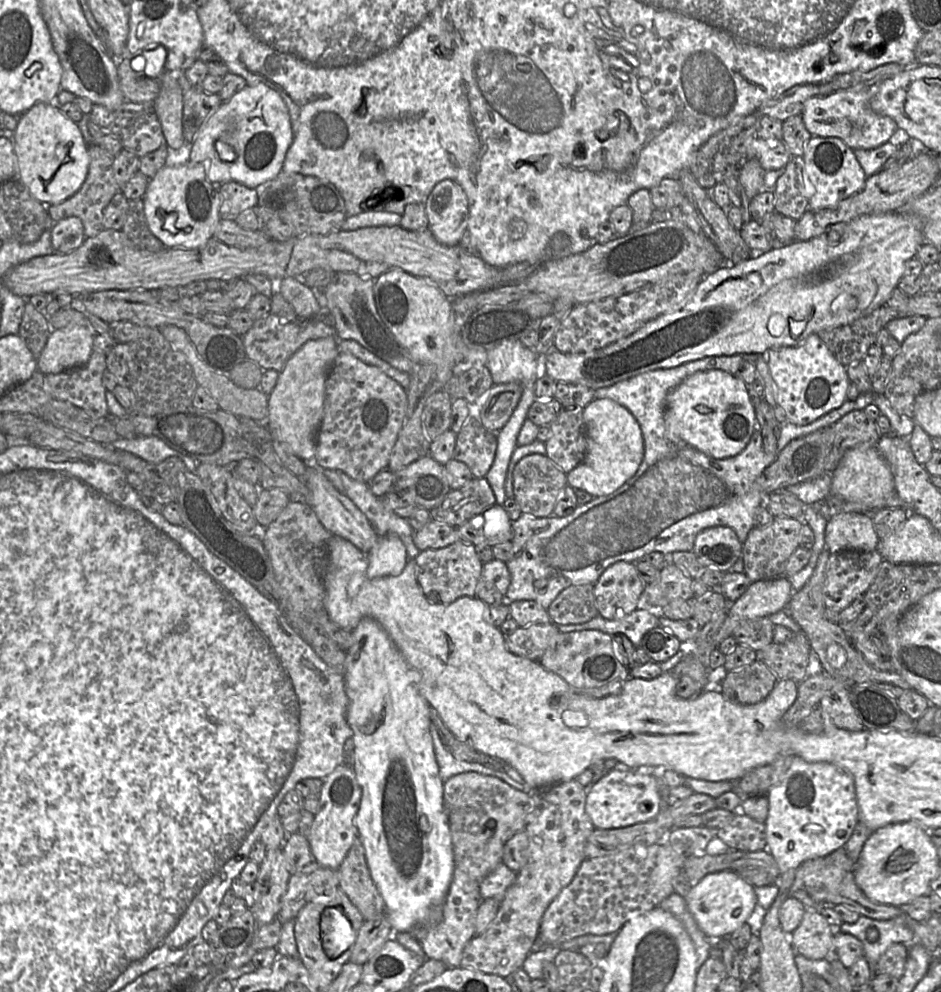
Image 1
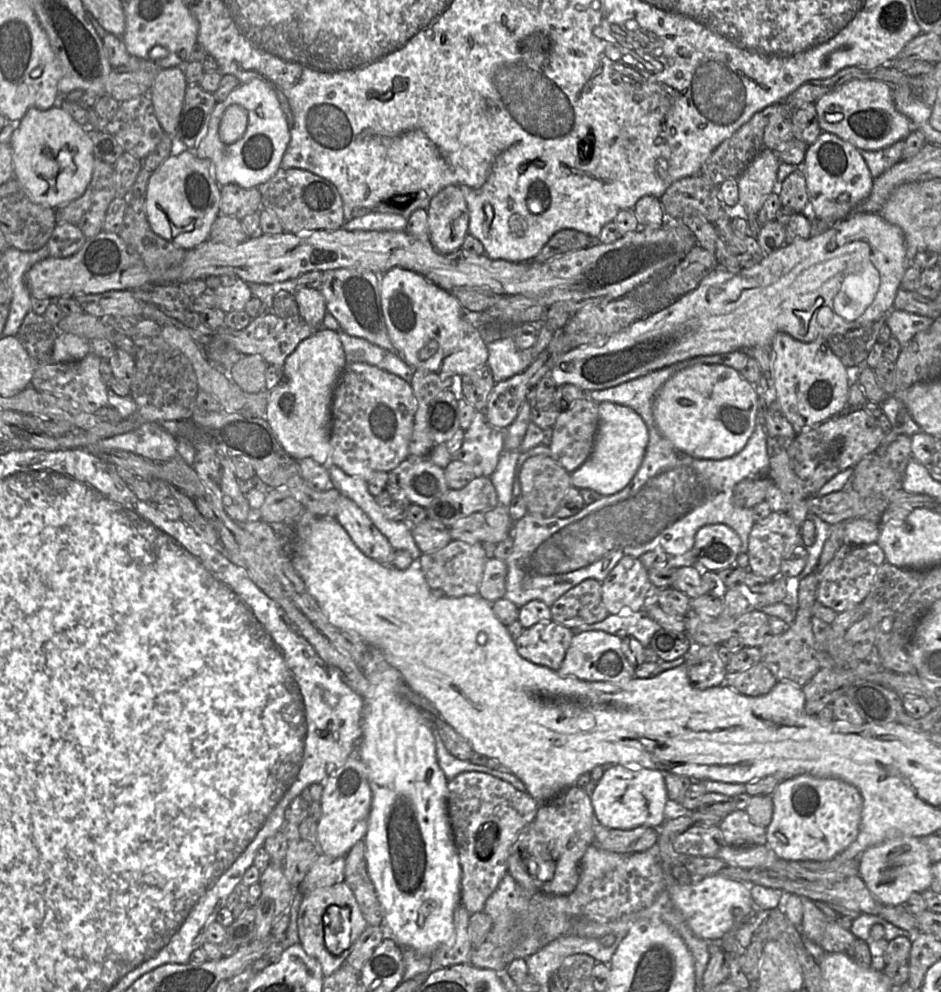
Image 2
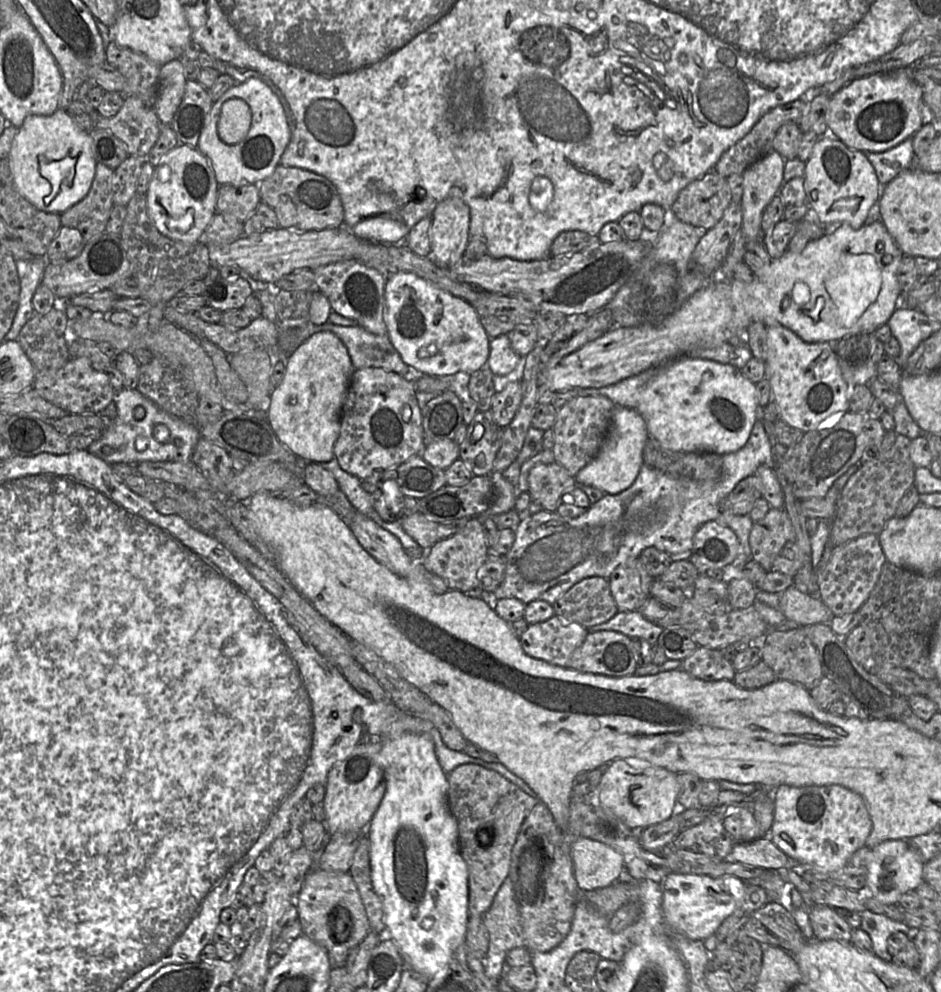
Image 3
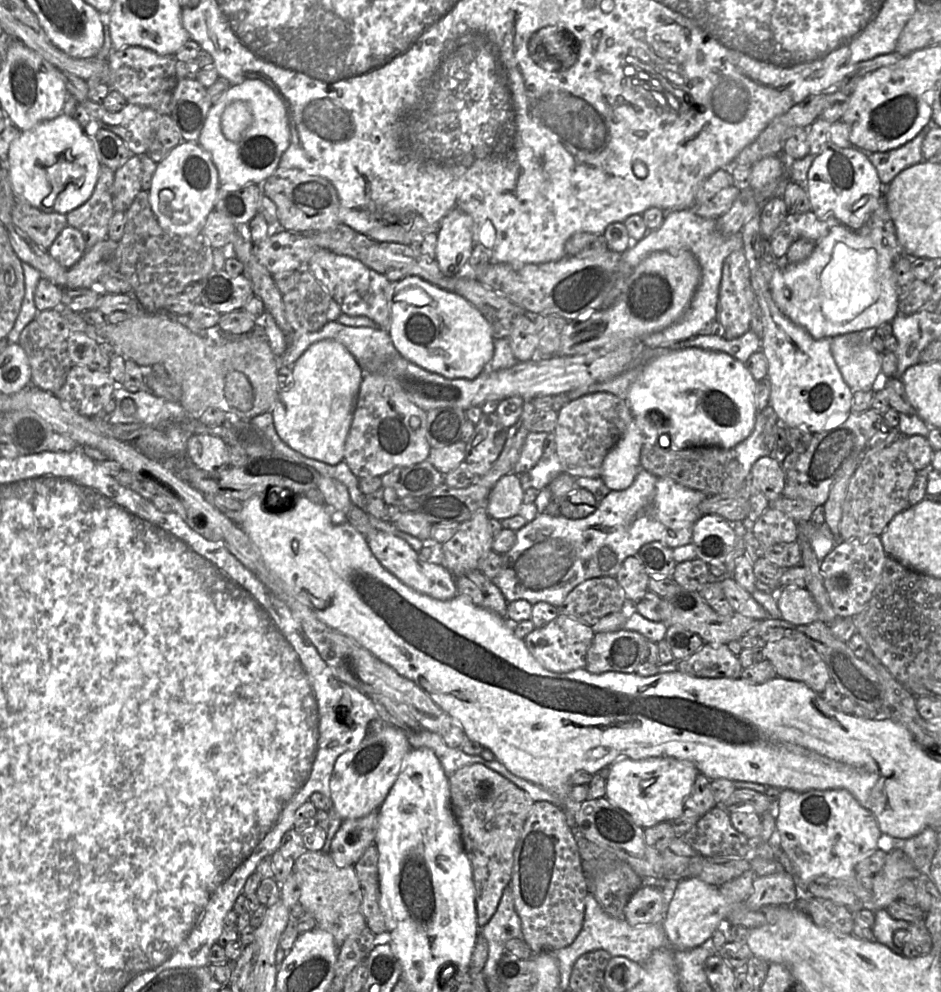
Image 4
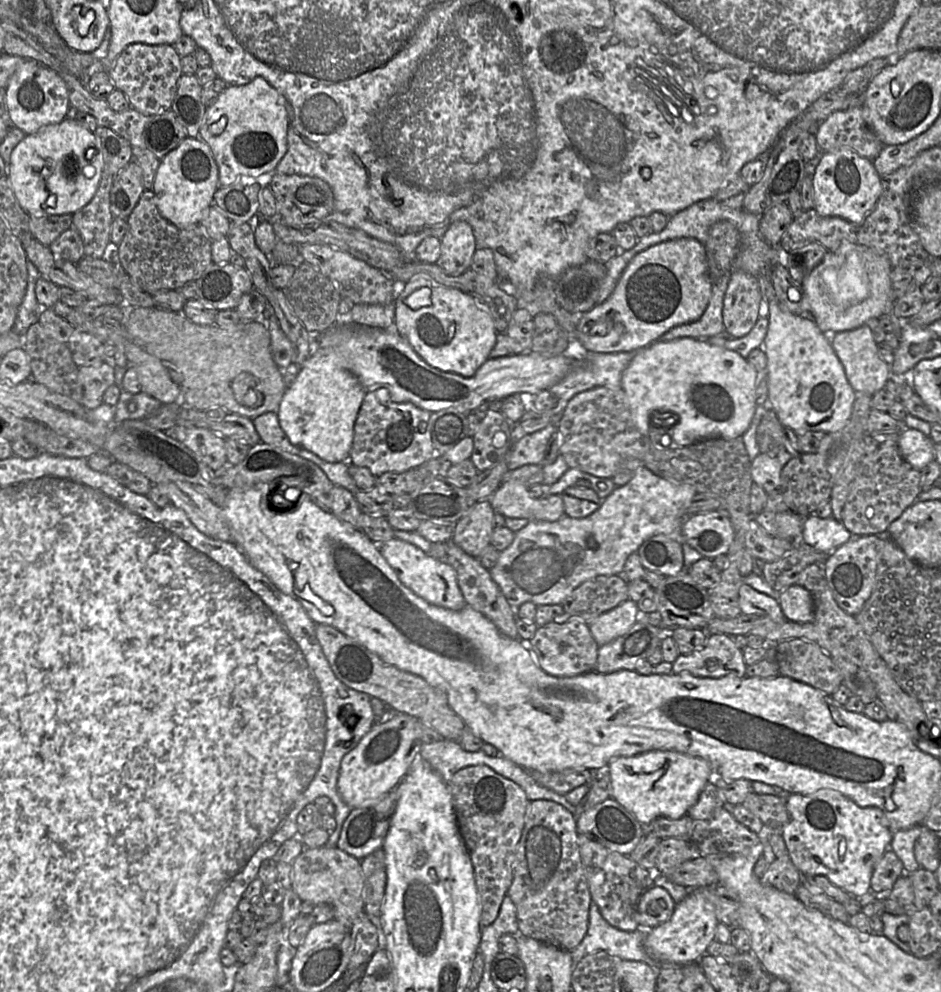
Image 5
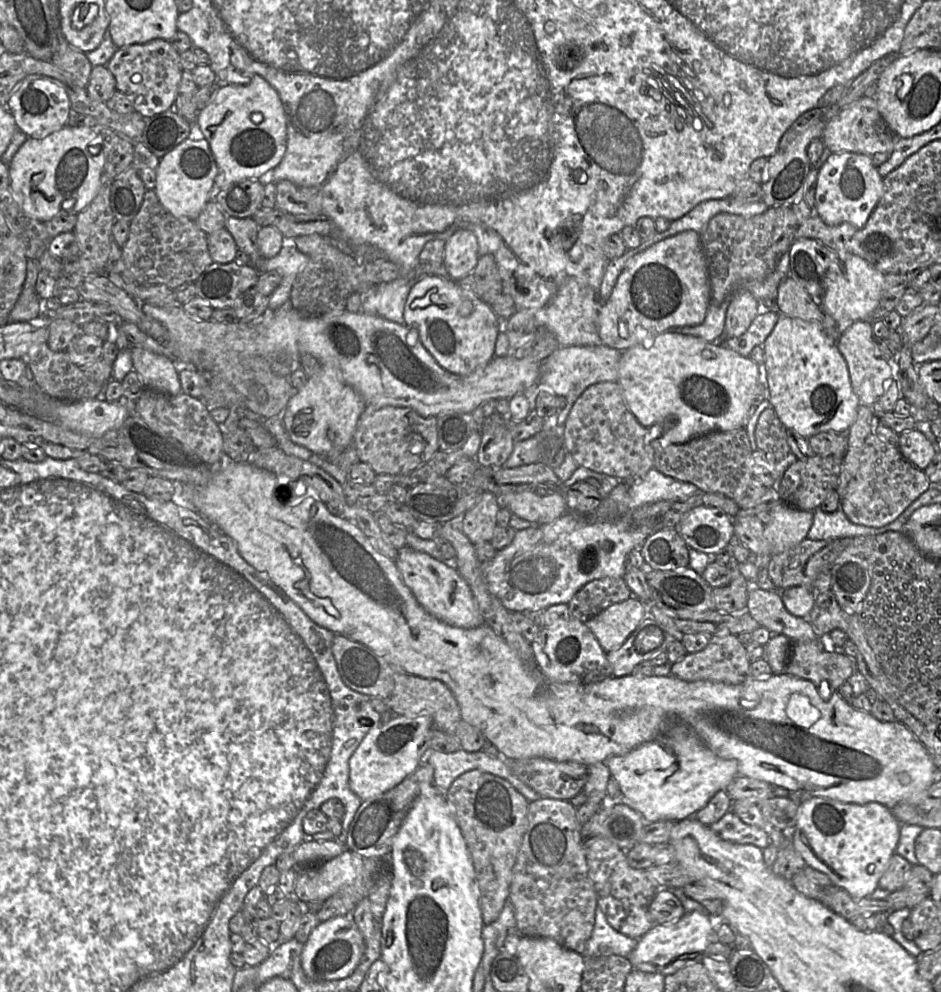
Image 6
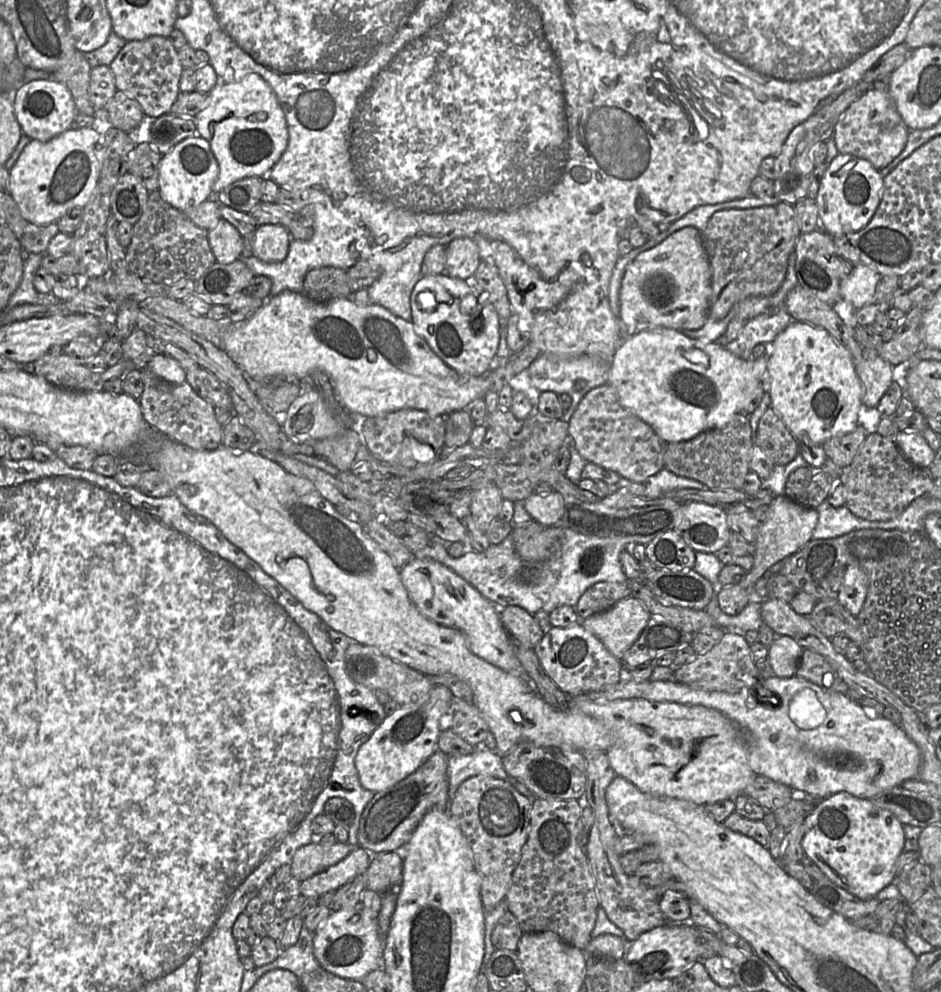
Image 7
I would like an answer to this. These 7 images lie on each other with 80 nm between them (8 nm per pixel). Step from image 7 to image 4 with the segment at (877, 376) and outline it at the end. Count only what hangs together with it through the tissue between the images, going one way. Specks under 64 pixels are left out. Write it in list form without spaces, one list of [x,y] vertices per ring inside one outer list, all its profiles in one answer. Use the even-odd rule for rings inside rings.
[[[876,328],[834,336],[830,342],[833,358],[843,380],[854,391],[873,391],[881,362],[872,347]]]

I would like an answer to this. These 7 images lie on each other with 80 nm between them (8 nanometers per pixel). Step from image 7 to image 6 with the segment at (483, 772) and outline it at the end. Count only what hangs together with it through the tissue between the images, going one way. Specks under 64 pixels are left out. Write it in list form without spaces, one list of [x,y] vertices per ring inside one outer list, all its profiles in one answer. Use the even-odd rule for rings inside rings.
[[[460,748],[451,753],[429,750],[424,763],[428,763],[433,767],[433,785],[438,790],[443,791],[445,796],[452,782],[458,776],[469,770],[480,770],[506,779],[529,802],[541,798],[537,792],[512,773],[506,759],[489,756],[482,749],[468,752]]]

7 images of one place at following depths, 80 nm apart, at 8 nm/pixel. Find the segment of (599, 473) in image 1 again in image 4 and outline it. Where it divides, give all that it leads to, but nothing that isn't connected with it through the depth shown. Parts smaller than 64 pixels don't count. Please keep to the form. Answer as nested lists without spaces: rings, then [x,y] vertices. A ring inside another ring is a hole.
[[[633,420],[604,459],[601,479],[611,490],[625,490],[641,469],[642,434]]]

